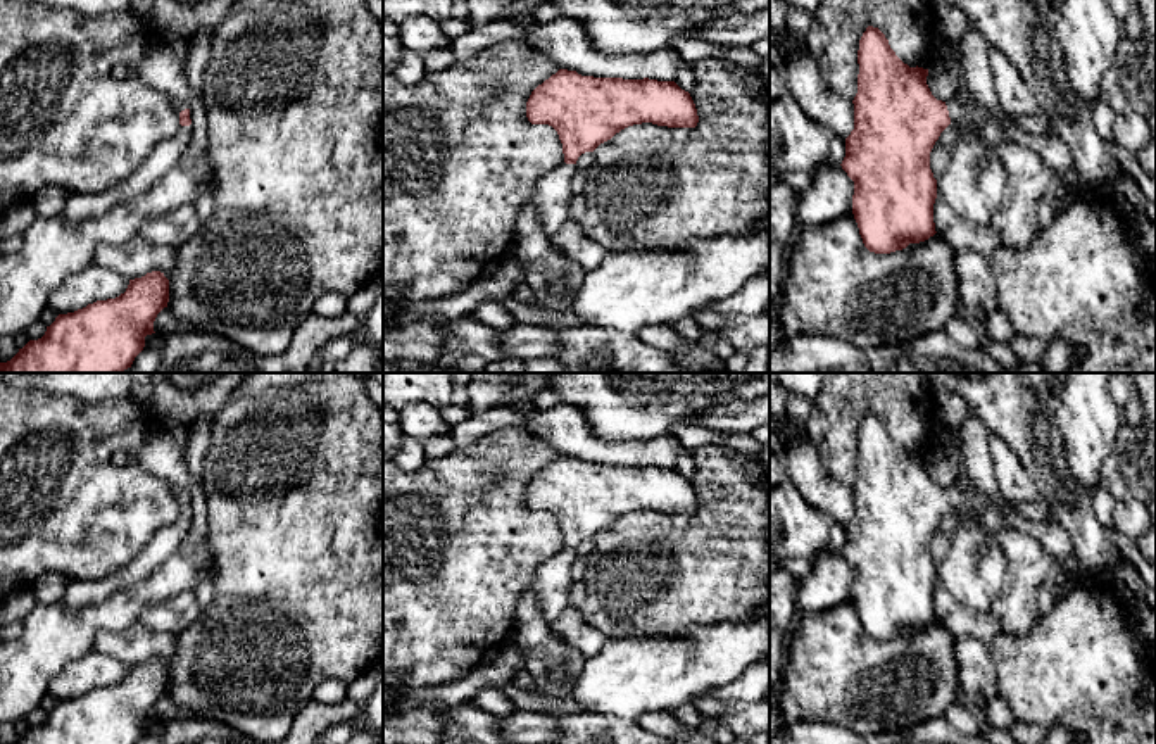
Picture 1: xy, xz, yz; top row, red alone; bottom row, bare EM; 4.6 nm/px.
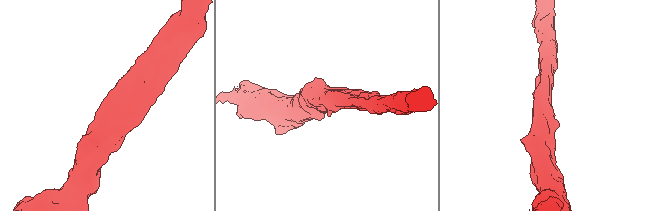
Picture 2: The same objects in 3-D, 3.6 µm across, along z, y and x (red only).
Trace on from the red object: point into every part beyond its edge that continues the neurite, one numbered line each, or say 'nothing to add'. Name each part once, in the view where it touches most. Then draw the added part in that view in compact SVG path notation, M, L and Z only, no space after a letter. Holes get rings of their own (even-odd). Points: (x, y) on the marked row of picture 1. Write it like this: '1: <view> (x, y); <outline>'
1: yz (1053, 151); M954 97L947 100L946 105L951 123L963 121L973 124L978 138L990 145L1001 140L1011 140L1035 150L1052 173L1066 173L1075 169L1071 152L1059 136L1052 136L1049 133L1044 136L1030 136L1018 128L1013 117L1008 117L1006 123L999 123L975 100L970 100L966 105L963 105Z

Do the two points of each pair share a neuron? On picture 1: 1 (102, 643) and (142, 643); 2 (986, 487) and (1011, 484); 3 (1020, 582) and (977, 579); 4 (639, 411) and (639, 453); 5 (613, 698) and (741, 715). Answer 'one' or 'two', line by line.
1: one
2: two
3: two
4: two
5: two

